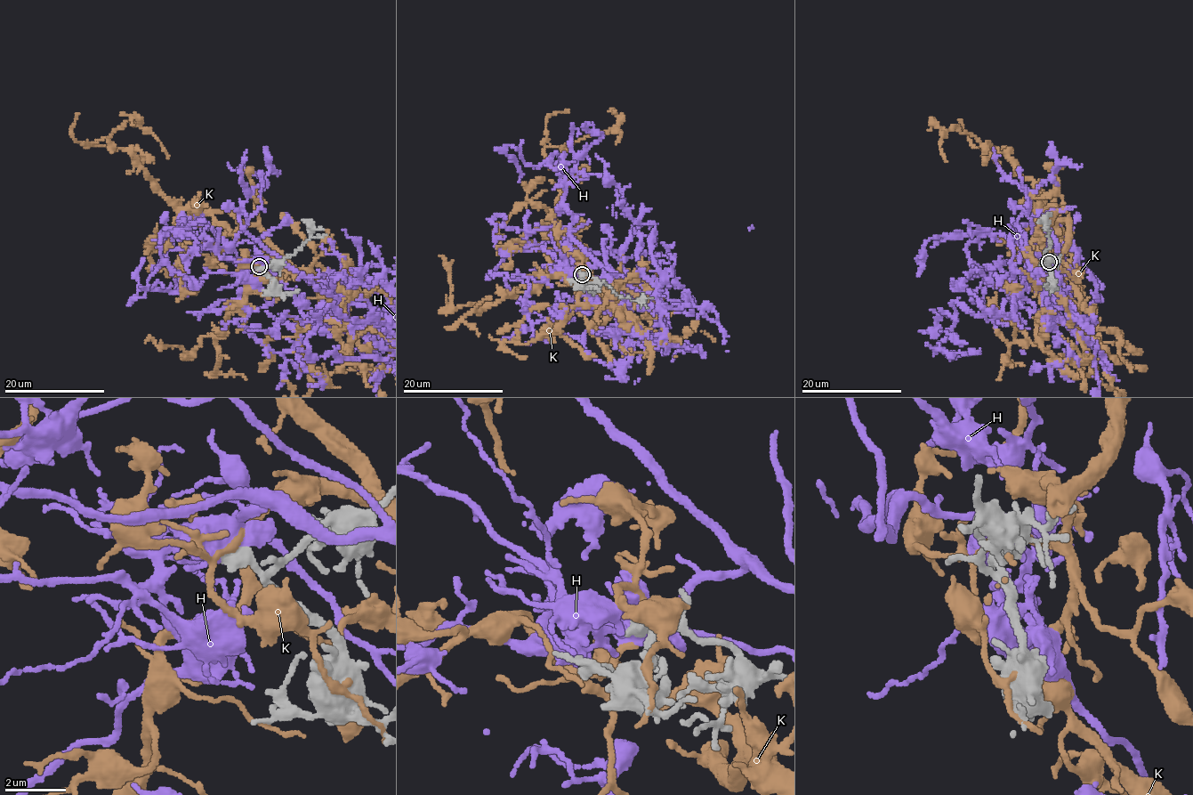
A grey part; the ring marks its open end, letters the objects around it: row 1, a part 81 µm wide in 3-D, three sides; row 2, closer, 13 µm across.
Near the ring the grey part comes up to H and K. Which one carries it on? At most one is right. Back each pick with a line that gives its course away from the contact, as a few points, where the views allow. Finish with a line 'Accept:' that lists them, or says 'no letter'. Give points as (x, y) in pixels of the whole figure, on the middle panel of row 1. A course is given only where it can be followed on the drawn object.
Accept: H

